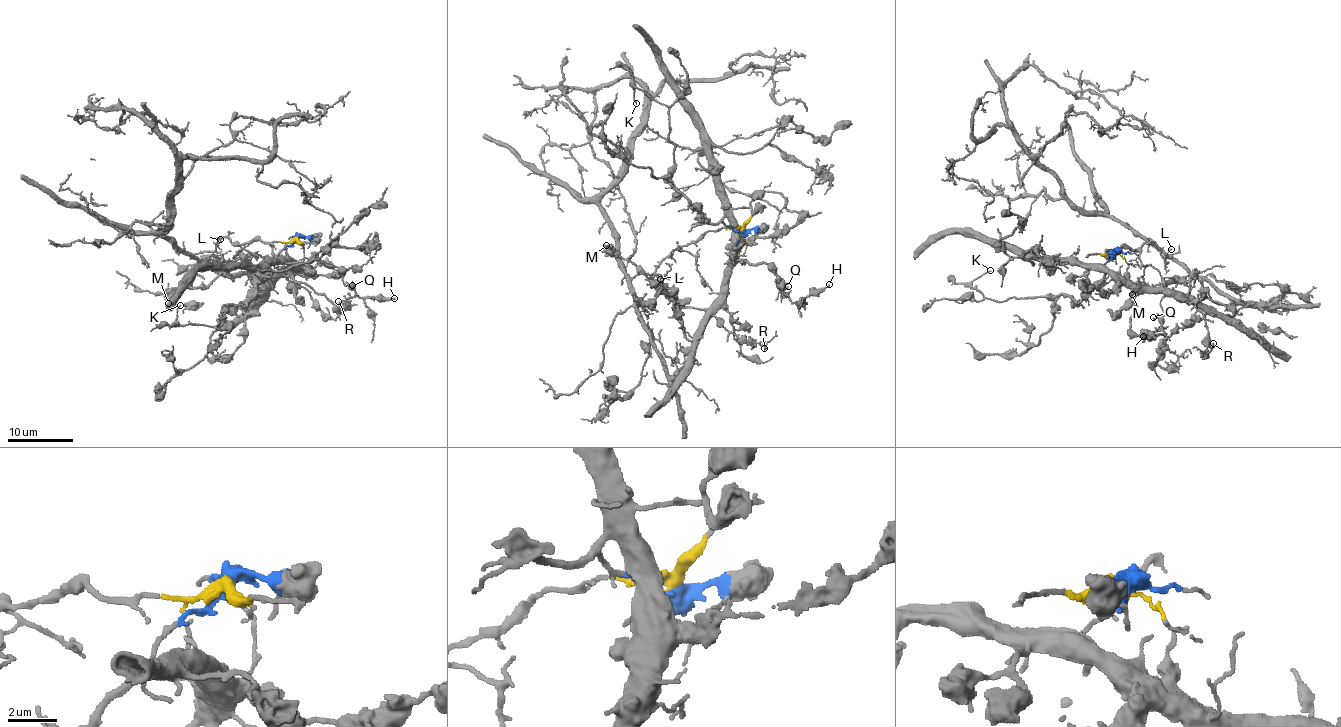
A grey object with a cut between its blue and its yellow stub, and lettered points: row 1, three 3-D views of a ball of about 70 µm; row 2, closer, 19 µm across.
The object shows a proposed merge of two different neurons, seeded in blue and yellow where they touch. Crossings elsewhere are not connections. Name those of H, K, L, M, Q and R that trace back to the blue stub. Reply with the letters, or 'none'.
H, K, M, Q, R

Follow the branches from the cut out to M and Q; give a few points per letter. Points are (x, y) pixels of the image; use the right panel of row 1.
M: (1114, 253), (1099, 265), (1136, 284), (1187, 295), (1189, 283), (1176, 279), (1159, 289), (1145, 285), (1131, 295)
Q: (1114, 253), (1099, 265), (1116, 272), (1136, 294), (1130, 327), (1140, 334), (1151, 335), (1162, 326), (1152, 317)

